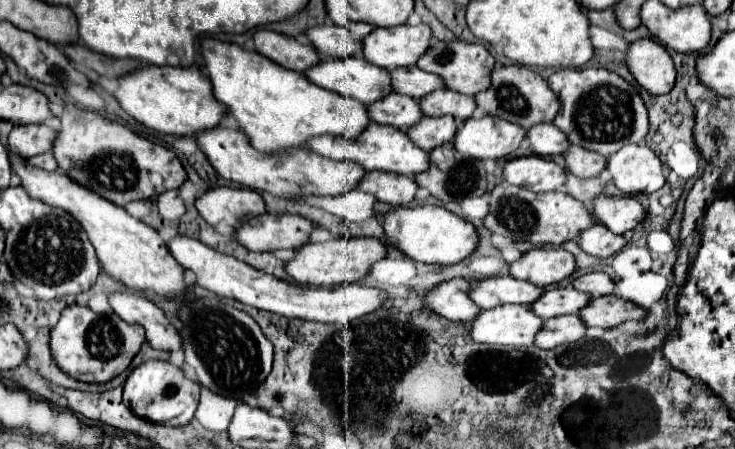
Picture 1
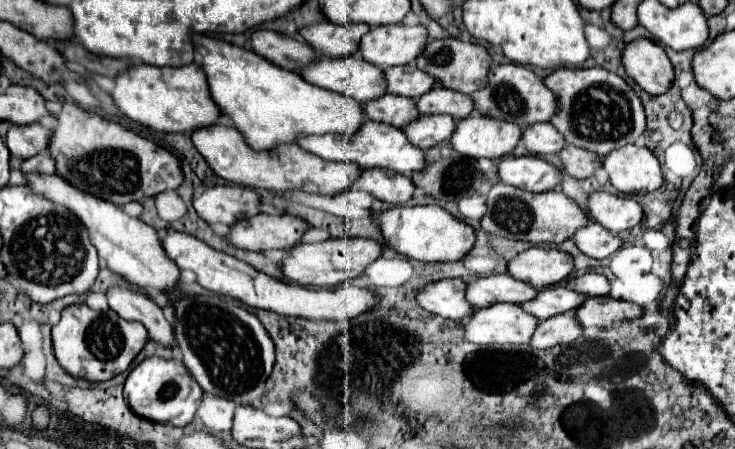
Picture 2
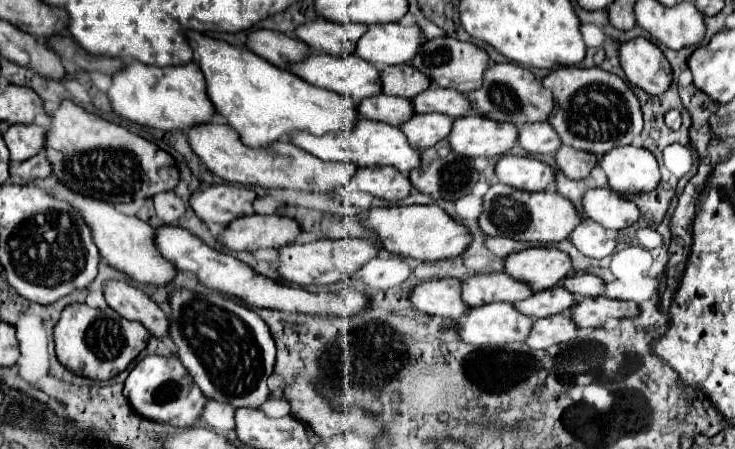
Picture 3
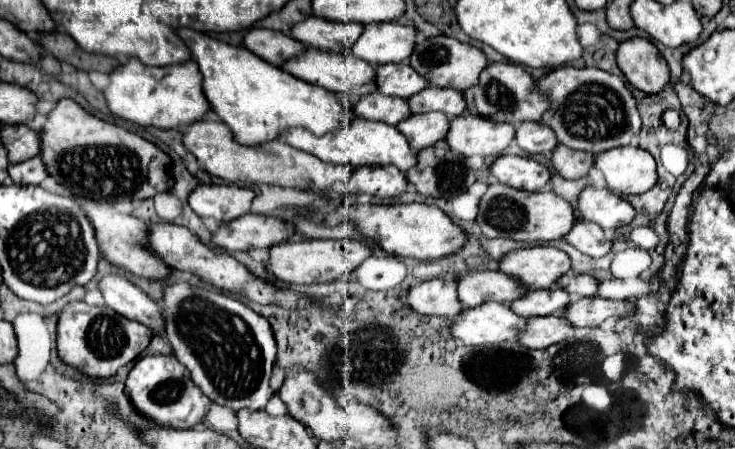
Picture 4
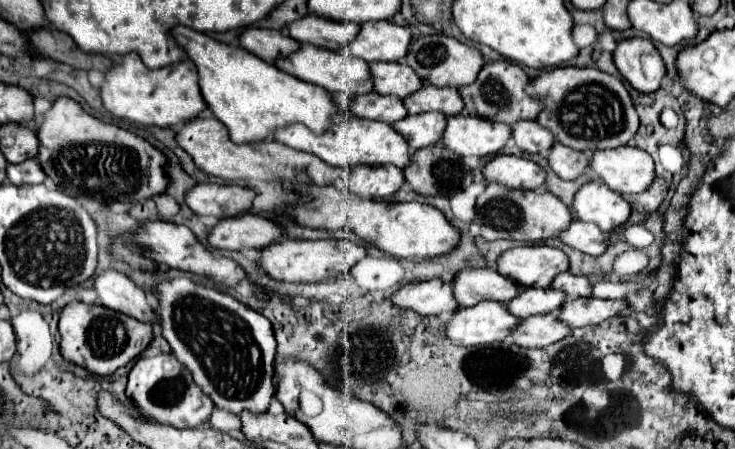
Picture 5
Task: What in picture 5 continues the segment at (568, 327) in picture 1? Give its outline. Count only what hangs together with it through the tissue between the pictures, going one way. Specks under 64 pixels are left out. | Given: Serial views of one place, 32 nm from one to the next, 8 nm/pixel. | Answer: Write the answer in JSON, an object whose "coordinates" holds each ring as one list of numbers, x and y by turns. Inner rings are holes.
{"coordinates":[[536,314,522,320,522,324,512,332,512,340,524,348,546,348,570,334,572,330,568,324,558,320,554,314]]}

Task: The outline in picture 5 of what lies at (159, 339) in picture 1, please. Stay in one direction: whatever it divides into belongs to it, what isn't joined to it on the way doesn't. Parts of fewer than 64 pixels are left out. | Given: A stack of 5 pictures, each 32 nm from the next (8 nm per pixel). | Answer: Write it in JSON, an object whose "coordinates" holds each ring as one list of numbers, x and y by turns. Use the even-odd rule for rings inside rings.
{"coordinates":[[106,270,96,278,94,288,104,306,116,312,124,312,126,316,132,316,140,322,148,322,152,326,158,324,154,304,148,300,144,290,138,288,128,276,116,270]]}

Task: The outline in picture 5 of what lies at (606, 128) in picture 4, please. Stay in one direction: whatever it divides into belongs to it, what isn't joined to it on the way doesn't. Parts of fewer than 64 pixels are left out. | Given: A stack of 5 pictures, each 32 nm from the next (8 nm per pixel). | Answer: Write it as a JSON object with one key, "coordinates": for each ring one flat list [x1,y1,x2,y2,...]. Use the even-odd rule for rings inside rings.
{"coordinates":[[564,66,546,70,530,82,528,94,540,98,546,106,540,112,538,122,554,134,556,142,574,150,594,152,626,146,640,126,634,102,624,82,598,68]]}

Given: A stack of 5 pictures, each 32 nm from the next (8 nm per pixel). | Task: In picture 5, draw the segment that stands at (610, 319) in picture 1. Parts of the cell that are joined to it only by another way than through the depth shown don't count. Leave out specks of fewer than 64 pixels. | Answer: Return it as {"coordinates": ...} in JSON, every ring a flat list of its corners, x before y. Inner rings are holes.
{"coordinates":[[578,298,578,300,566,300,566,304,560,308,558,318,566,322,570,328,580,326,596,326,602,324,606,318,628,314,628,302,626,300,600,300,600,298]]}

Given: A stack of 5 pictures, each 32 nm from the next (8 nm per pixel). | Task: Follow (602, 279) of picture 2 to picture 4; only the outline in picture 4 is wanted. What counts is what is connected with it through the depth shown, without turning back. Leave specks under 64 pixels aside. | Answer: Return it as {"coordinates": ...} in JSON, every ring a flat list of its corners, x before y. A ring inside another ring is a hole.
{"coordinates":[[564,274,556,286,558,288,564,288,572,300,580,300,584,296,596,296,598,292,598,280,594,276,588,276,588,274]]}

